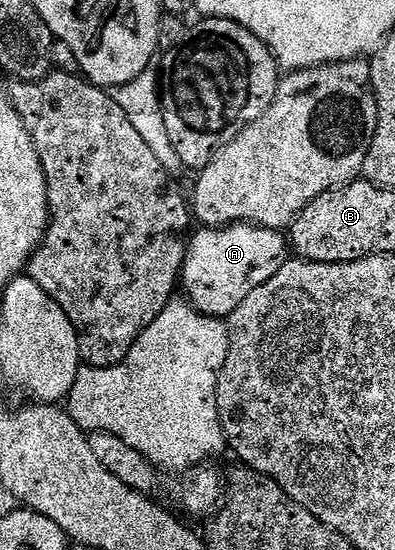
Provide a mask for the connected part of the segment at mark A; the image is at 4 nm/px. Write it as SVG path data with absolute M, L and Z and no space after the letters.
M252 223L203 227L197 231L194 238L189 239L184 254L182 290L187 294L187 301L200 314L212 318L227 319L250 292L274 276L285 261L285 252L288 252L288 242L281 231L266 230Z

